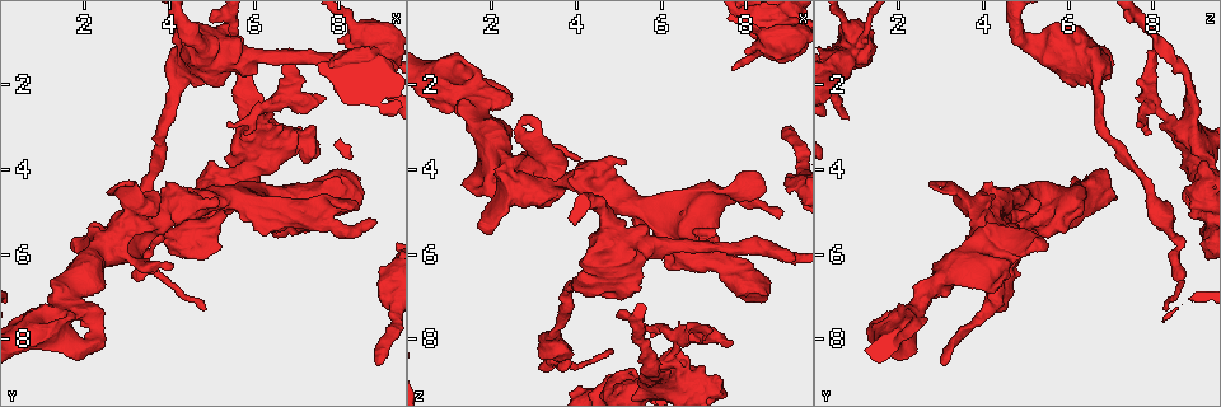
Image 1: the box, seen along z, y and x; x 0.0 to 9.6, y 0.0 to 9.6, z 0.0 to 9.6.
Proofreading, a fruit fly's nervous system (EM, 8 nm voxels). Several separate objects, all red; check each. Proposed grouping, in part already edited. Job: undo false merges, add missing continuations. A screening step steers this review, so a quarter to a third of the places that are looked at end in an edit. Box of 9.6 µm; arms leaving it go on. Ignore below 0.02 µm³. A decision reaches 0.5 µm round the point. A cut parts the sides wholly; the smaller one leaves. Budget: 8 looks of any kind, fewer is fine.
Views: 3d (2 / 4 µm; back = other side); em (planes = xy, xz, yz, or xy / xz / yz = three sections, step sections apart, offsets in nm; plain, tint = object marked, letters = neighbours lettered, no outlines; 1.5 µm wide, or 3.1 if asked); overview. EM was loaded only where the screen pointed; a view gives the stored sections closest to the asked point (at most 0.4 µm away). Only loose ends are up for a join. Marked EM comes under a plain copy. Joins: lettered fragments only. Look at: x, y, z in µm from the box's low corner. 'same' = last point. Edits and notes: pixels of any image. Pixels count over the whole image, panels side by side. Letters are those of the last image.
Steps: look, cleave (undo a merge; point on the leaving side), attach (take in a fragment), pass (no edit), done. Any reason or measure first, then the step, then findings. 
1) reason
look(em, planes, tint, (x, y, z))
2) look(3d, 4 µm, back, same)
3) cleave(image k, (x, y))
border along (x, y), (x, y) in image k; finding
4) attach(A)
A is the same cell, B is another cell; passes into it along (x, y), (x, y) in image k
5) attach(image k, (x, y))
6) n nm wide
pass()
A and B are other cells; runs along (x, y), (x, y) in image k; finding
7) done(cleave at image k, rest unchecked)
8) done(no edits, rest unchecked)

an open end
look(em, planes, letters, (6.75, 1.20, 7.85))

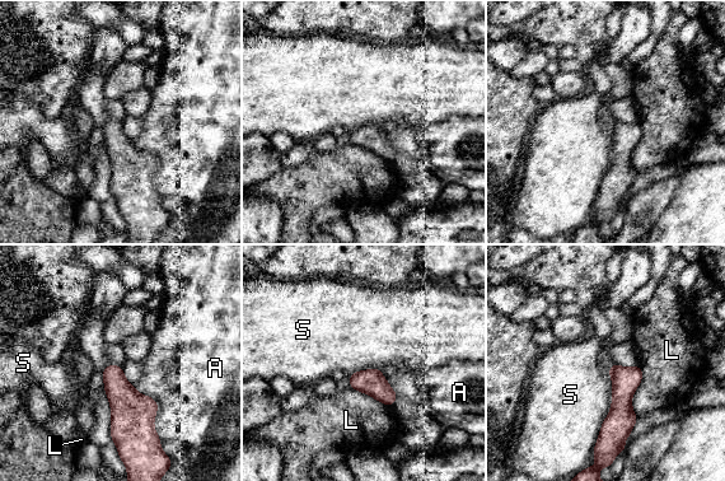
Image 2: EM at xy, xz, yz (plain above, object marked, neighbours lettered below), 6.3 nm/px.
160 nm wide
pass()
A, L and S are other cells; border along (609, 374), (611, 410), (592, 453) in image 2; no lettered fragment goes on from it

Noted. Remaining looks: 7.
look(3d, 2 µm, (3.50, 4.25, 7.70))

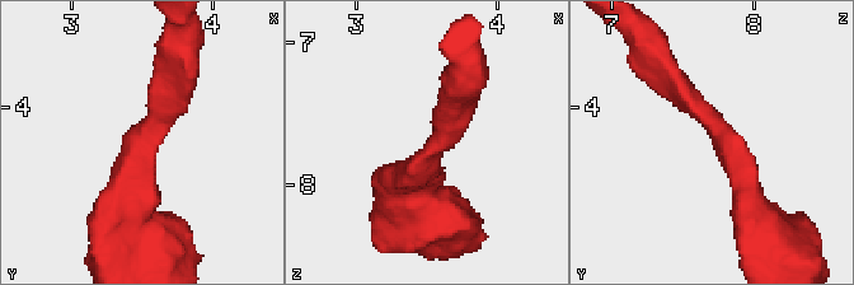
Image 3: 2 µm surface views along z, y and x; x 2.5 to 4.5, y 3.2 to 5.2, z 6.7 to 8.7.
arms of 240, 280 nm; now the EM
look(em, planes, letters, (3.52, 4.18, 7.76))

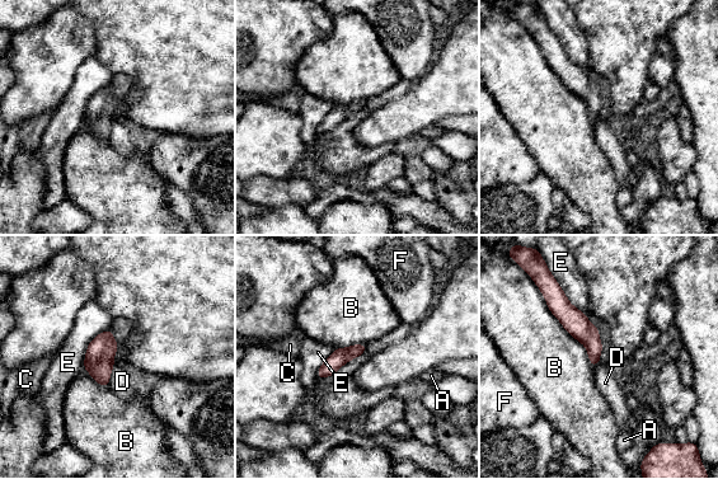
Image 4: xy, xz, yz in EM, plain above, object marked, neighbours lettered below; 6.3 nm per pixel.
110 nm wide
pass()
A, B, C, D, E and F are other cells; runs along (553, 296), (589, 336), (595, 361) in image 4; all the same cell

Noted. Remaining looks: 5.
sudden change in width
look(3d, 4 µm, (3.25, 4.90, 3.80))

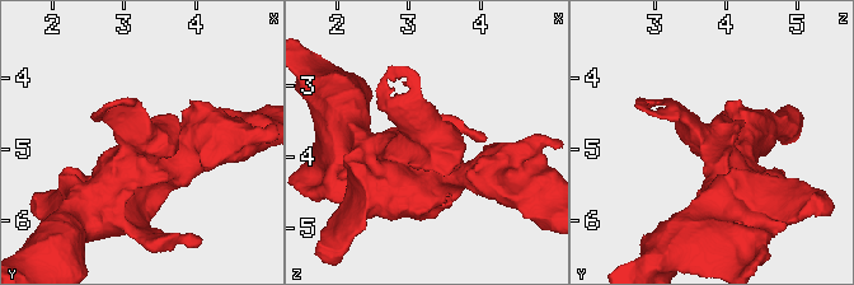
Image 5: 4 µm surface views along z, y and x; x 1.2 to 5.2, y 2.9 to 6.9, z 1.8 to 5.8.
now the EM
look(em, xy, step 8, tint, (3.25, 4.95, 3.80))

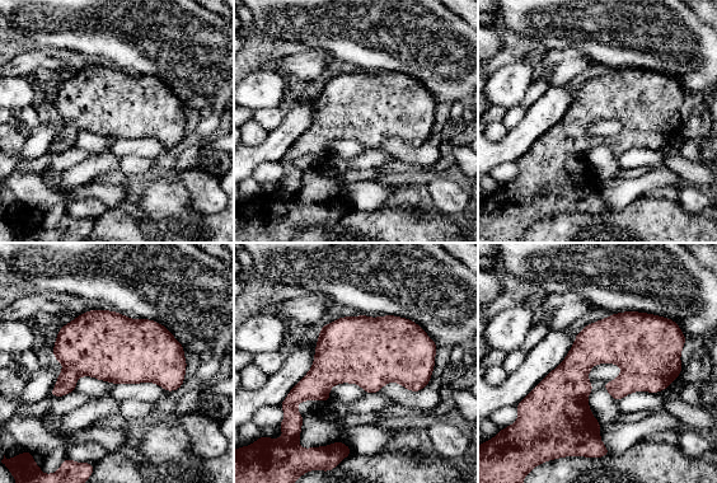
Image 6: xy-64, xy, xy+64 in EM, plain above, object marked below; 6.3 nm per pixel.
look(em, xy, step 8, letters, same)

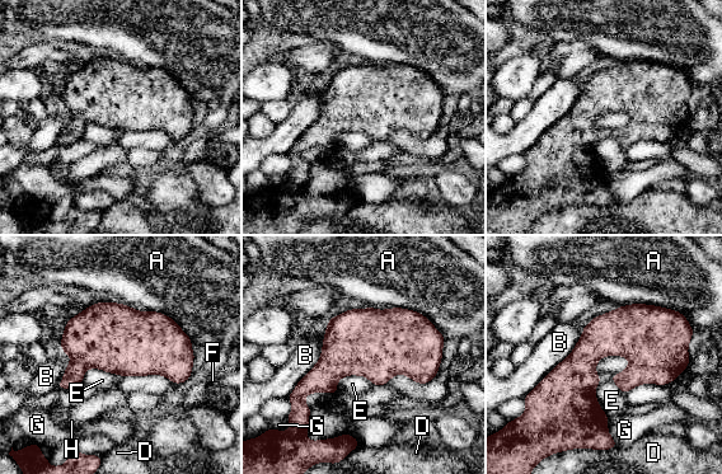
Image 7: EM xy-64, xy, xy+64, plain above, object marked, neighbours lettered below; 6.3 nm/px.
pass()
A, B, D, E, F, G and H are other cells; all the same cell

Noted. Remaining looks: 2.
done(no edits, rest unchecked)

